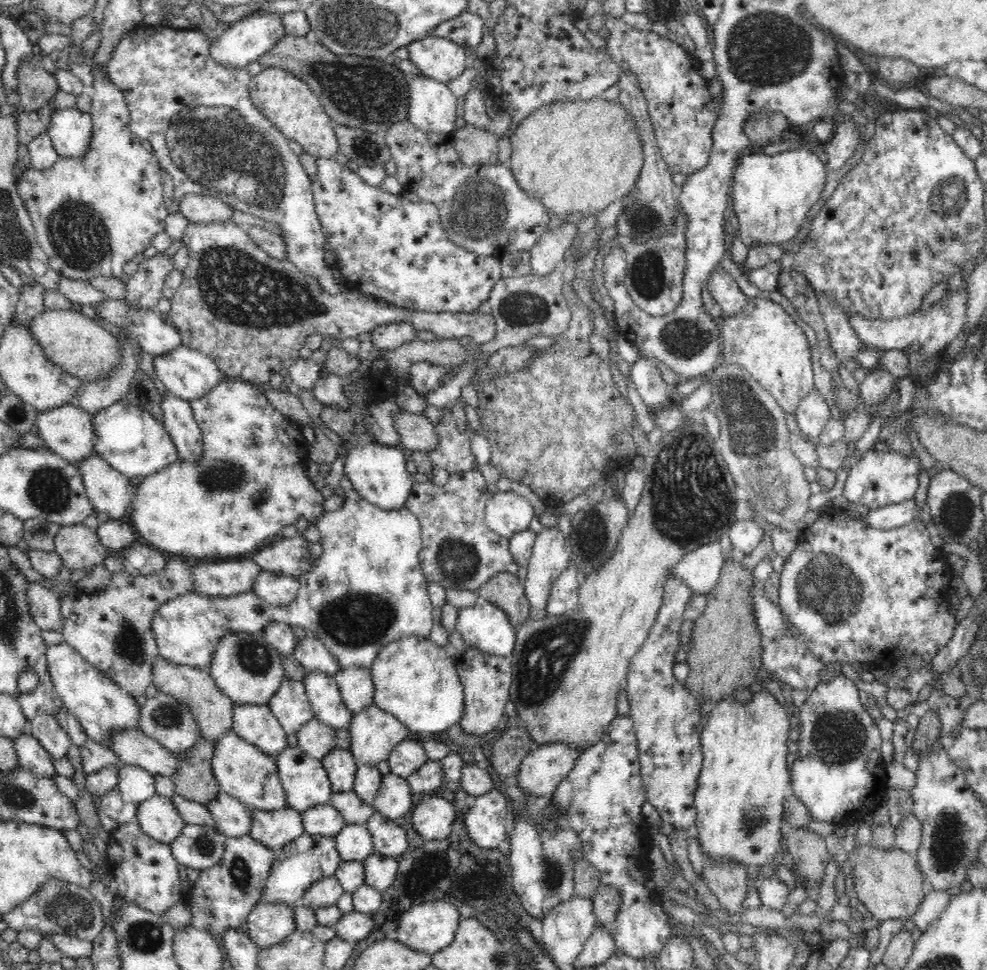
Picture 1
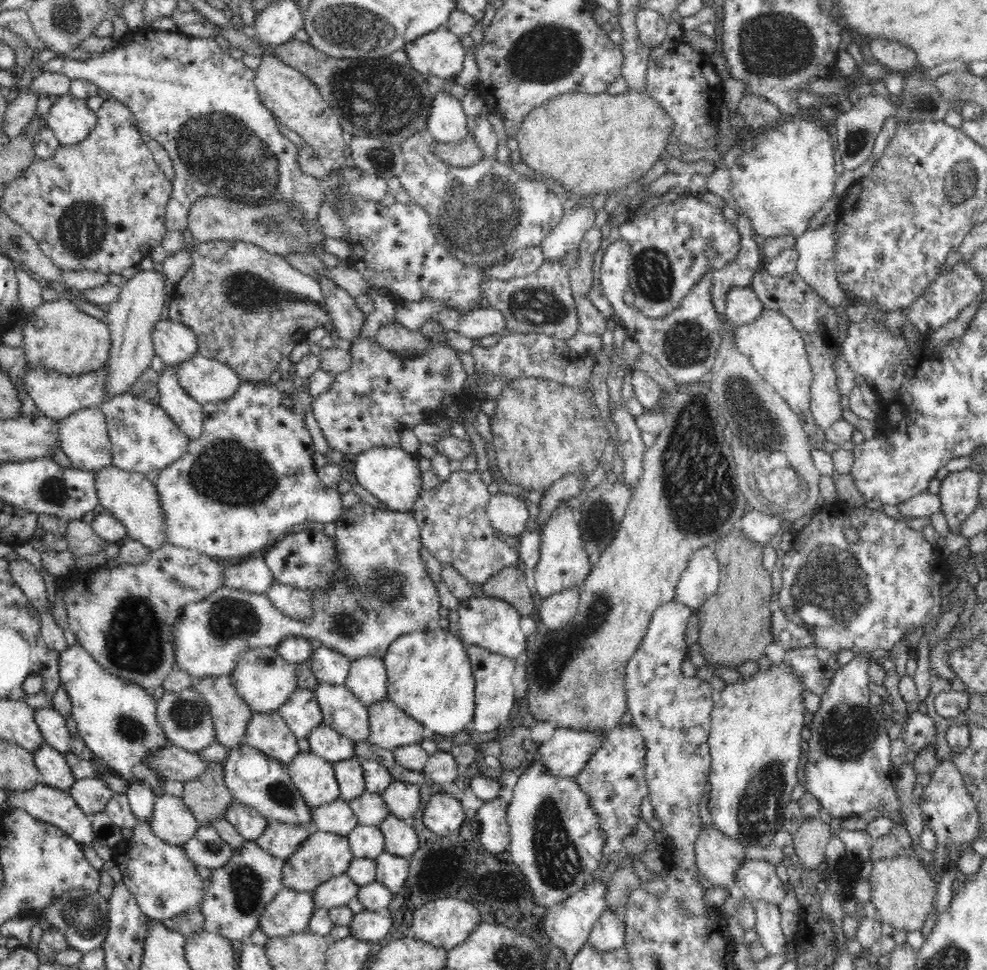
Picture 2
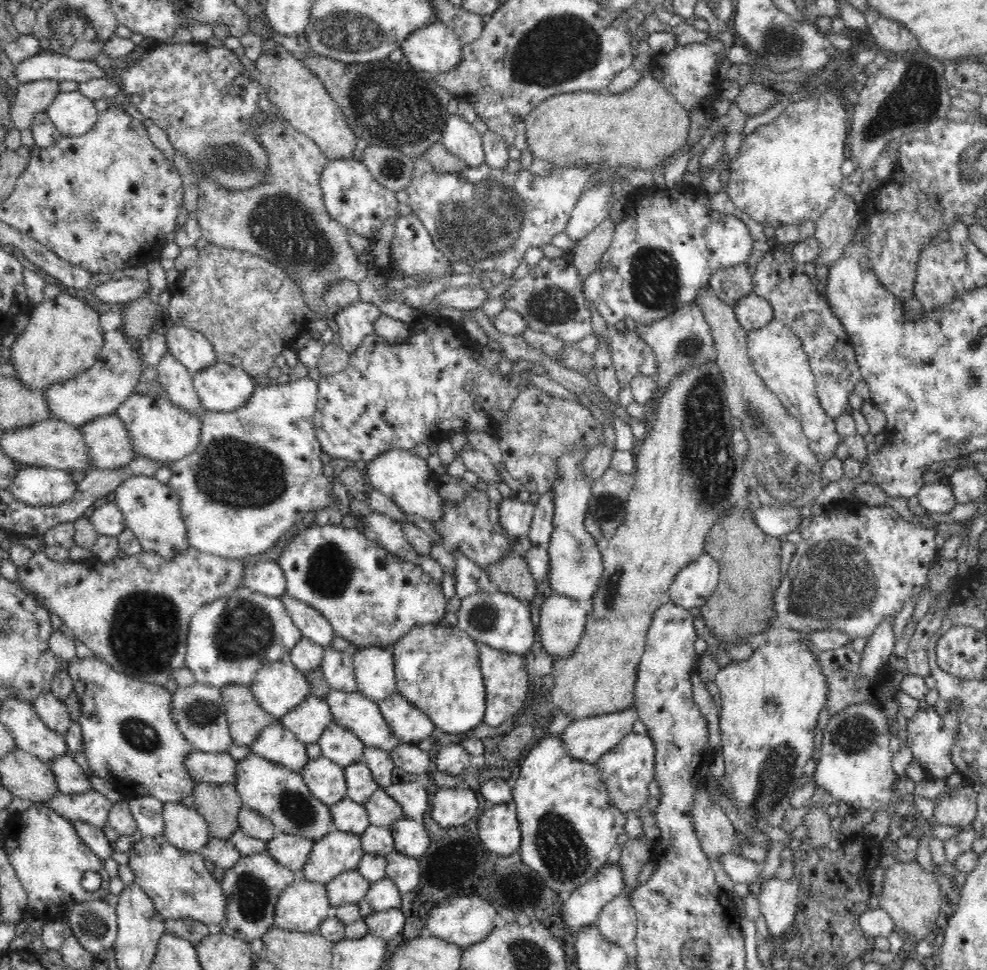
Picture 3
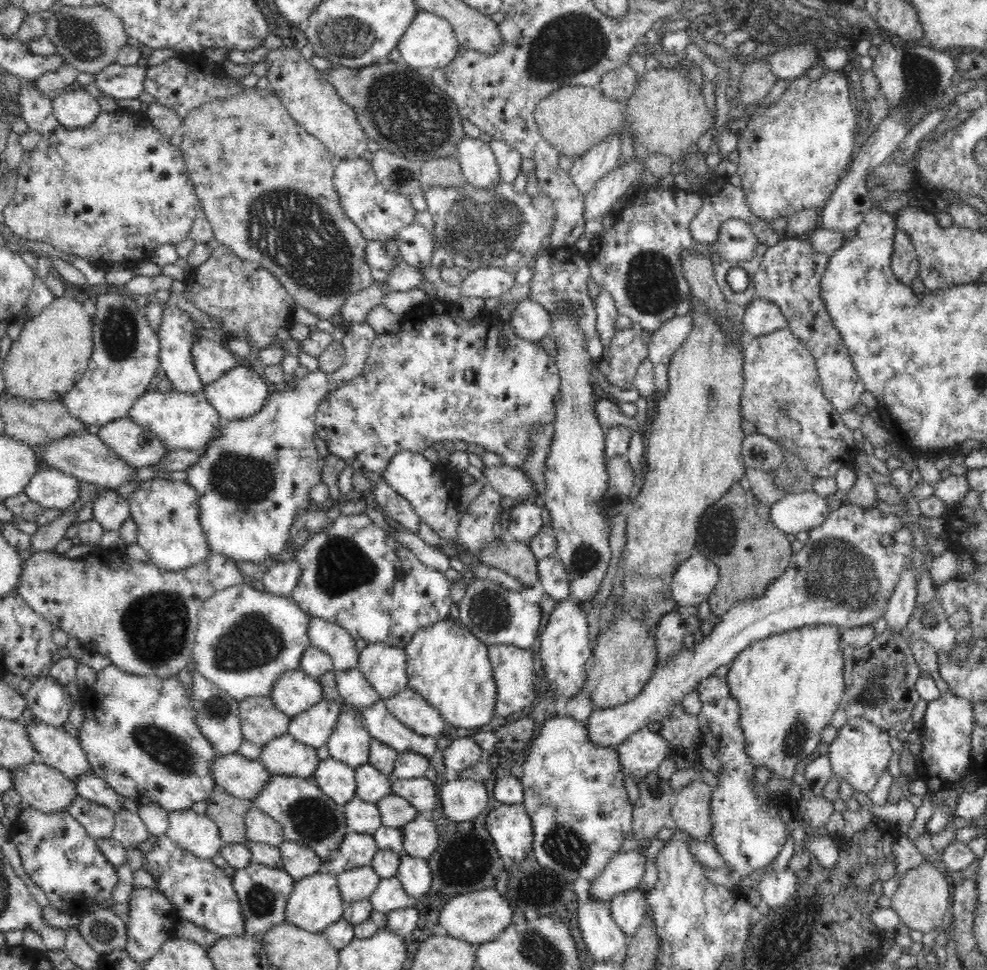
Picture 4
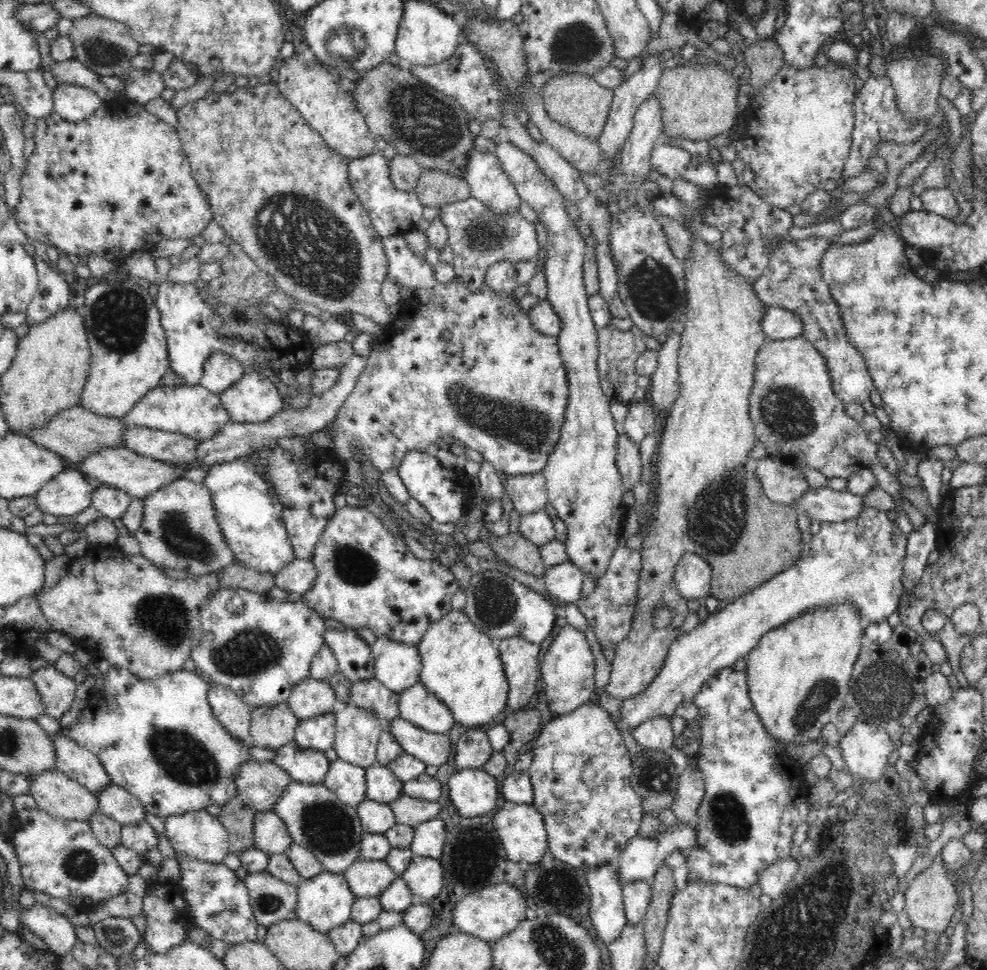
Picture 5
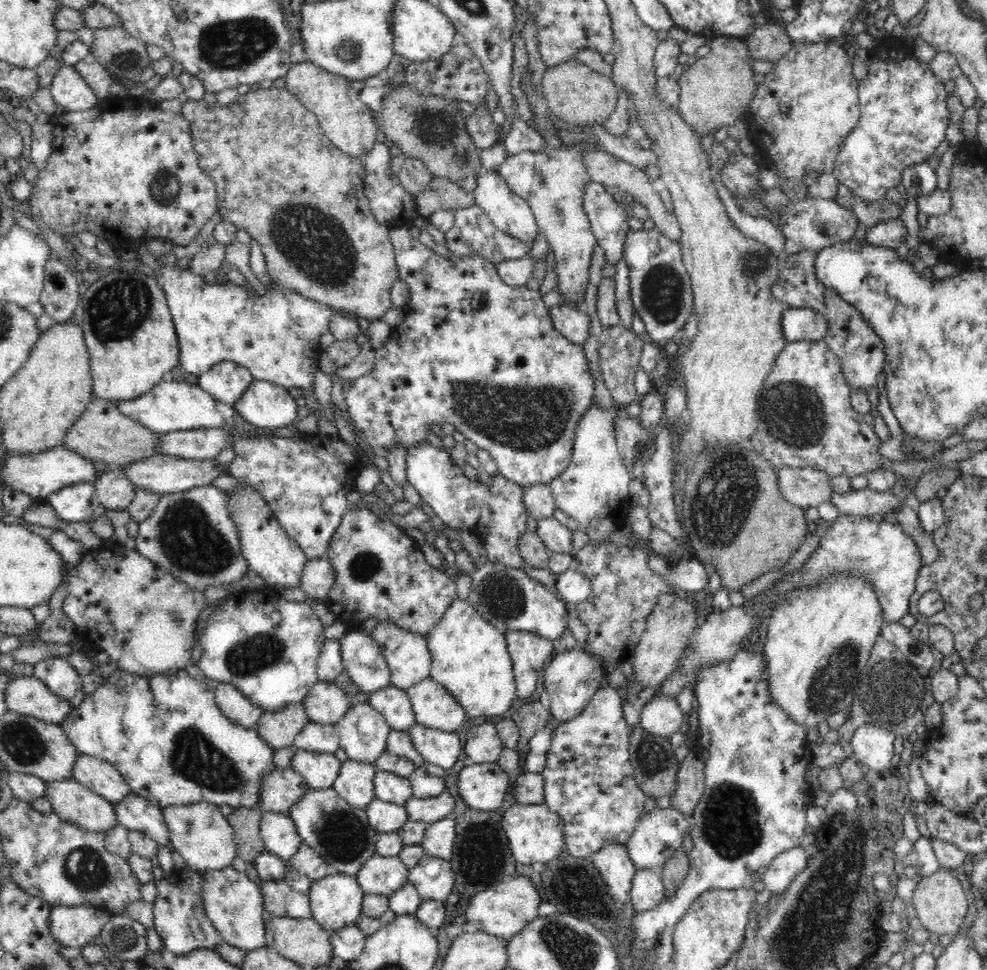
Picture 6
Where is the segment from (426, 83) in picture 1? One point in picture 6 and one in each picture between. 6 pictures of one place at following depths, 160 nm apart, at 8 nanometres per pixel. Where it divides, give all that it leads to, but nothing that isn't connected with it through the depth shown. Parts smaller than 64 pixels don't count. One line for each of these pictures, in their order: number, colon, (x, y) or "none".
2: (447, 123)
3: (460, 138)
4: (478, 164)
5: (486, 178)
6: (509, 212)

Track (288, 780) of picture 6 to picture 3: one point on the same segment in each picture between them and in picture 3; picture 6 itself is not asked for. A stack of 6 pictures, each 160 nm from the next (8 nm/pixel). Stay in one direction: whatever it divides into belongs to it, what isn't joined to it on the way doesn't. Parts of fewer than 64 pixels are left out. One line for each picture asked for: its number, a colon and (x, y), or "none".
3: (204, 767)
4: (244, 778)
5: (259, 783)

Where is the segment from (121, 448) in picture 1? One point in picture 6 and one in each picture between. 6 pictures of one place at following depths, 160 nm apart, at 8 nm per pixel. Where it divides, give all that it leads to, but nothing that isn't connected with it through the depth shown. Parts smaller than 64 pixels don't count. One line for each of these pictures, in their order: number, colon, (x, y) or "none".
2: (143, 438)
3: (158, 430)
4: (181, 421)
5: (193, 411)
6: (172, 406)

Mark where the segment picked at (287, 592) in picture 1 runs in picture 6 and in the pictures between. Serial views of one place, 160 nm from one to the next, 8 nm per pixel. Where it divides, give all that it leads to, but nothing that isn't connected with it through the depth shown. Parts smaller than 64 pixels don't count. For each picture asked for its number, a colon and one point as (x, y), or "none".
2: (297, 604)
3: (312, 624)
4: (330, 638)
5: (354, 656)
6: (362, 659)

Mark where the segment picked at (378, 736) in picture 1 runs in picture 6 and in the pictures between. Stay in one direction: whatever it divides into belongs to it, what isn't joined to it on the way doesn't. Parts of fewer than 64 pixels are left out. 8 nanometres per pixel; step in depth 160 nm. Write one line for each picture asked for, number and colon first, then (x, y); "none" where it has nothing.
2: (390, 728)
3: (408, 723)
4: (407, 706)
5: (417, 705)
6: (434, 706)

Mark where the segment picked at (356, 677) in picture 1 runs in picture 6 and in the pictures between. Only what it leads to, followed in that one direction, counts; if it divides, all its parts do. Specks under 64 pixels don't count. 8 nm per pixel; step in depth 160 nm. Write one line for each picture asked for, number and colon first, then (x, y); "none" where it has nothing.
2: (367, 679)
3: (374, 666)
4: (385, 667)
5: (396, 665)
6: (409, 659)

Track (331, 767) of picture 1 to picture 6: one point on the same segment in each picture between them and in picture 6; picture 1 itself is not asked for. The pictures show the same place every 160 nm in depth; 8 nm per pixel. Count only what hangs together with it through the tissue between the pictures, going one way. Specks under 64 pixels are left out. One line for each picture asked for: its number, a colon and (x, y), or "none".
2: (349, 773)
3: (360, 783)
4: (371, 785)
5: (381, 785)
6: (389, 787)

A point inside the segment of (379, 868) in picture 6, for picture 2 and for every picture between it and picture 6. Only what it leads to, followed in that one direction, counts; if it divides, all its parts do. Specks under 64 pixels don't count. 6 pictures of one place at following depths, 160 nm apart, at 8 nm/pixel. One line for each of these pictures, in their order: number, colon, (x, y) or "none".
2: (336, 891)
3: (347, 888)
4: (357, 884)
5: (367, 878)

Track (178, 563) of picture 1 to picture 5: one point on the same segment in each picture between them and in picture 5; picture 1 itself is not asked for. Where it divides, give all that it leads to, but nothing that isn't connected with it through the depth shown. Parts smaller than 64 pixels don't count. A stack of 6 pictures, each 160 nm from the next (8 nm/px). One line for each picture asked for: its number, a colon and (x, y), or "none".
2: (124, 617)
3: (134, 612)
4: (143, 618)
5: (122, 608)

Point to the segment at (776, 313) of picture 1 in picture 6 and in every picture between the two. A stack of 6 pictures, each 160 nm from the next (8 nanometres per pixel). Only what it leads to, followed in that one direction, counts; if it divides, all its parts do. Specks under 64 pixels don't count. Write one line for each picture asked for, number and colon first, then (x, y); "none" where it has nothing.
2: (775, 347)
3: (777, 352)
4: (782, 395)
5: (796, 415)
6: (805, 418)

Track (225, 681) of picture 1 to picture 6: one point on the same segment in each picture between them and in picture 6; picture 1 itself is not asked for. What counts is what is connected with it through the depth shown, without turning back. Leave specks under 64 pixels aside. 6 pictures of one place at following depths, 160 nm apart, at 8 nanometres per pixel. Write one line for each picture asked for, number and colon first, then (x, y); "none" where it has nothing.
2: (262, 677)
3: (279, 686)
4: (293, 692)
5: (309, 698)
6: (325, 703)

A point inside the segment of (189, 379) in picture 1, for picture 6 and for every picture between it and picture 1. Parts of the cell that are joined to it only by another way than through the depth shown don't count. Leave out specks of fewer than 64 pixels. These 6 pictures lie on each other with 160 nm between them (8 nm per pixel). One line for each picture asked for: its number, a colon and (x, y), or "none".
2: (206, 380)
3: (221, 387)
4: (240, 392)
5: (254, 398)
6: (266, 405)

